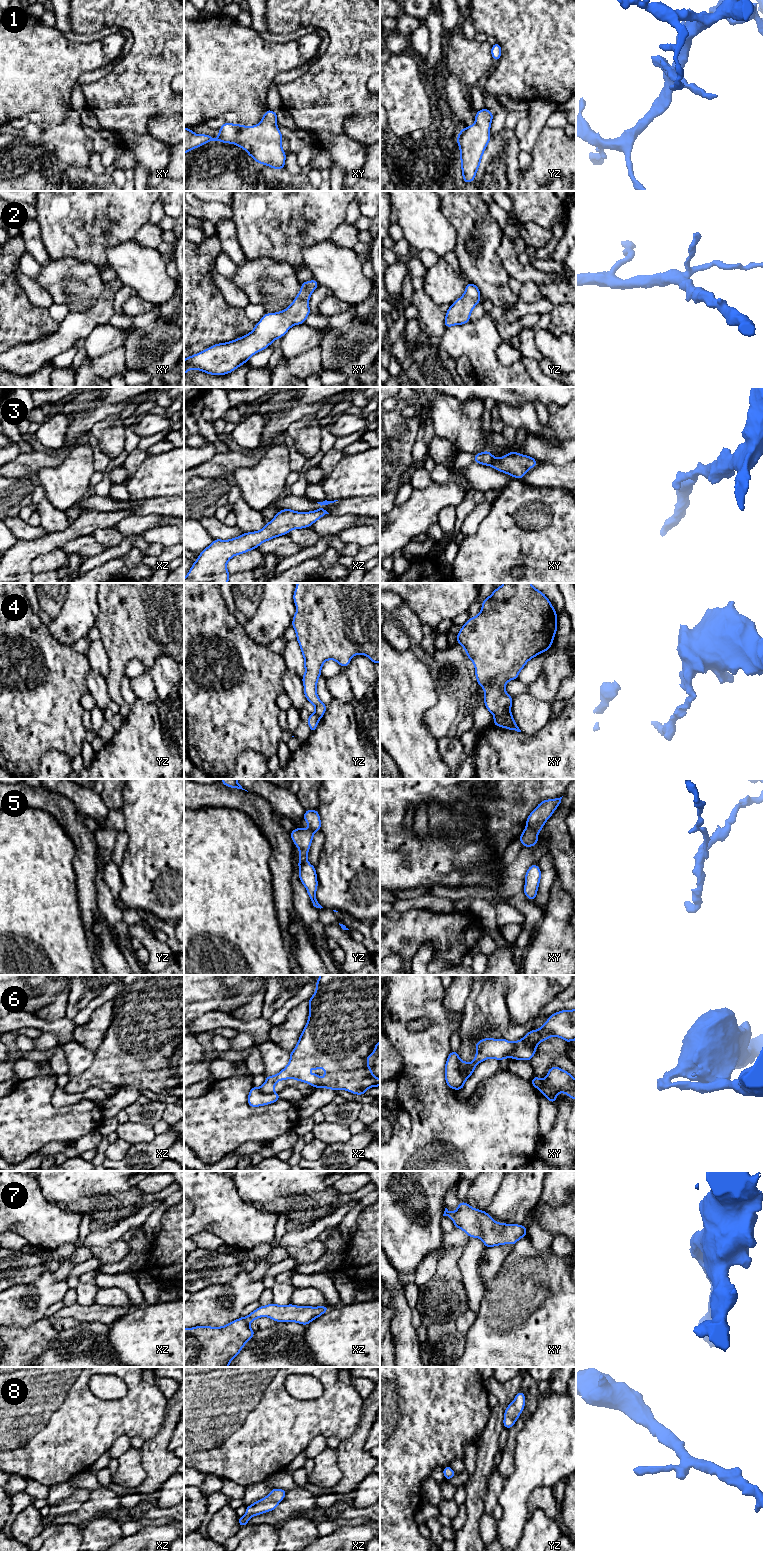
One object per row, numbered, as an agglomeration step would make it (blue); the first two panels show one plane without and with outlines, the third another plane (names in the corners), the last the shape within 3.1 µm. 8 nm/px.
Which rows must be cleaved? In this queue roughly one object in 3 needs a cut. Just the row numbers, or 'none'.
4, 5, 6

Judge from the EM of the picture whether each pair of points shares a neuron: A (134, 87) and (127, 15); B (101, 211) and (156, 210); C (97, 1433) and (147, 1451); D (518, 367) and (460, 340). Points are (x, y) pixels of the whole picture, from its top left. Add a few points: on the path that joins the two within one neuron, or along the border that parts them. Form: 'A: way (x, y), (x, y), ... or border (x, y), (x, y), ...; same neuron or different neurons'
A: way (141, 69), (141, 33); same neuron
B: border (156, 201), (150, 210), (147, 222); different neurons
C: border (161, 1425), (156, 1433), (144, 1441); different neurons
D: way (504, 370), (496, 370), (474, 348); same neuron

